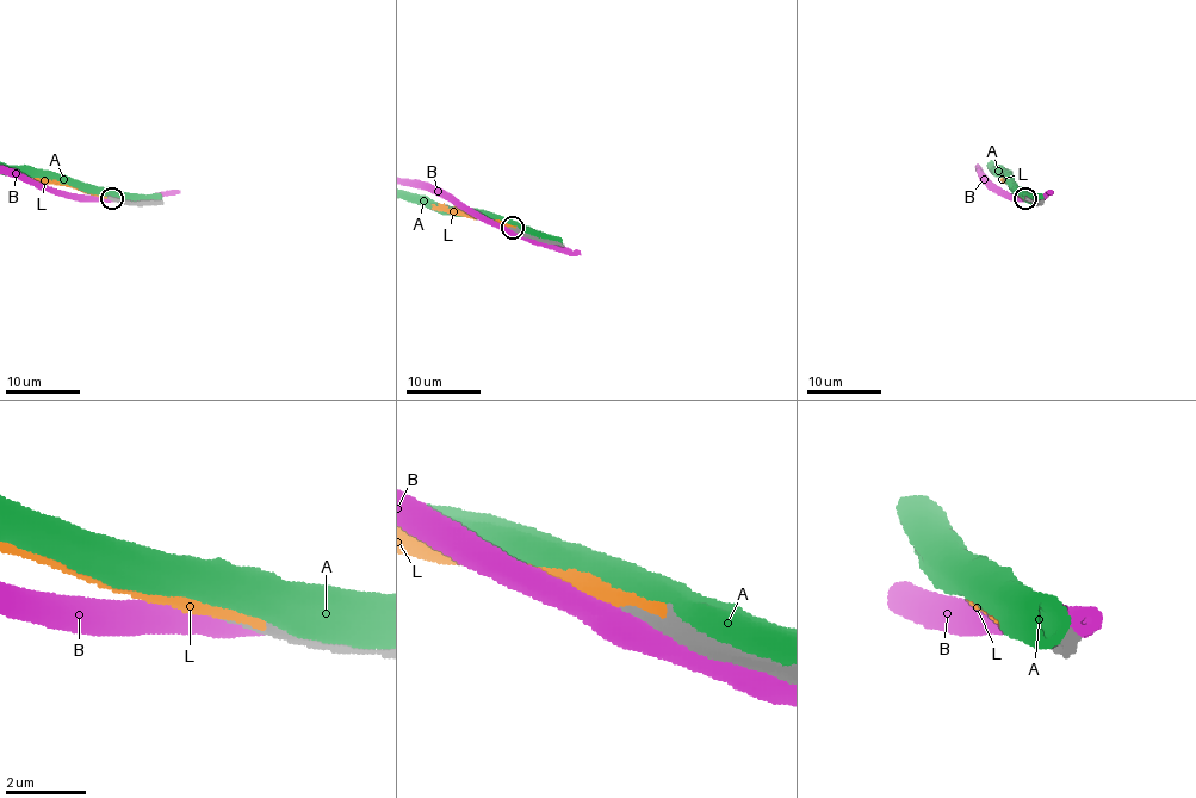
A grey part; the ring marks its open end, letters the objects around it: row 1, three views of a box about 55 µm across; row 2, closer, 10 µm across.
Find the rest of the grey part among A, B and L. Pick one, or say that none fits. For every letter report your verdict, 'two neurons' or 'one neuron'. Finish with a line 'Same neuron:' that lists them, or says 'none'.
A: two neurons
B: two neurons
L: one neuron
Same neuron: L

